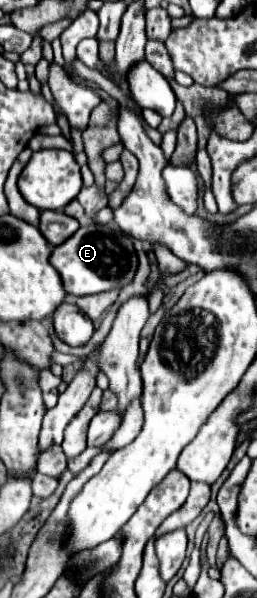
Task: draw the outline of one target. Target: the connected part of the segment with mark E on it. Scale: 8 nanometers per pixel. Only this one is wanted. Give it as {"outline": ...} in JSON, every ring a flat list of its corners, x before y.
{"outline":[[90,224,76,230,68,242,56,246,50,254,50,264,58,270,64,290,70,296,88,296,114,288,122,288,132,282,136,274,136,252,132,238,114,224]]}

